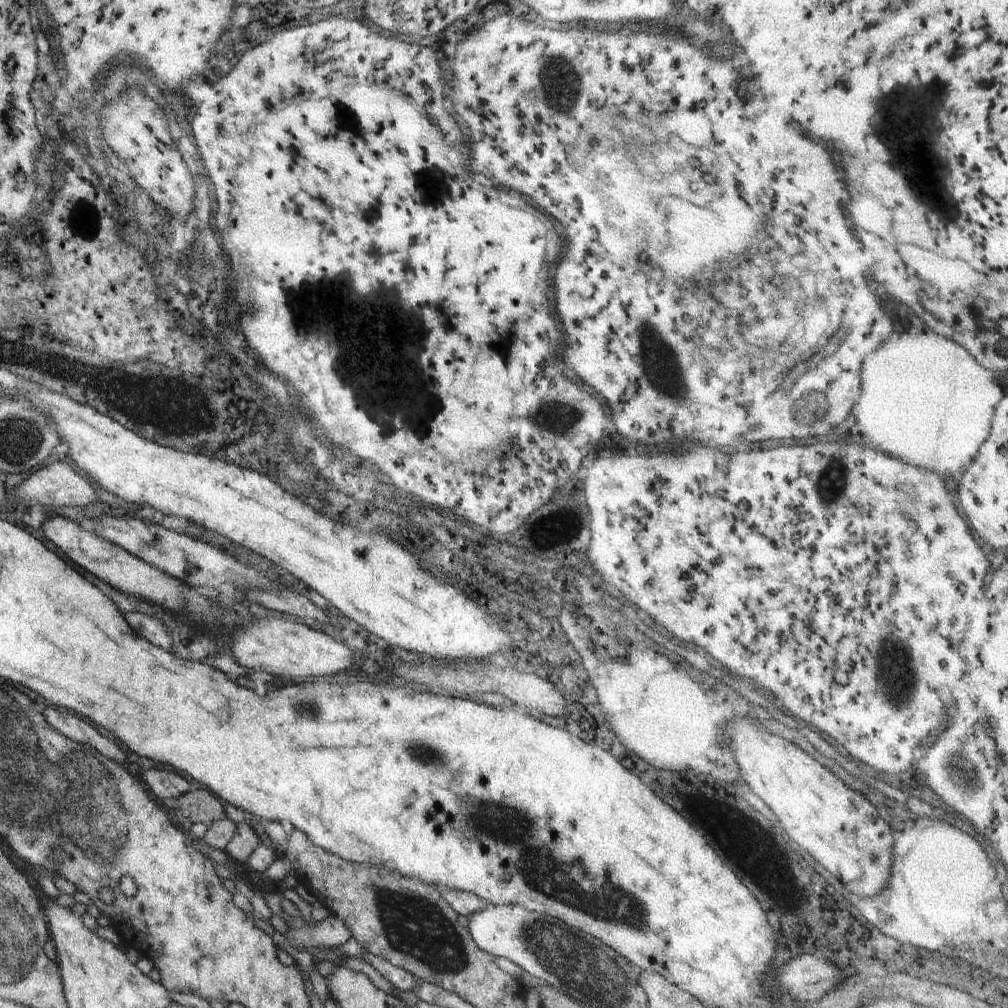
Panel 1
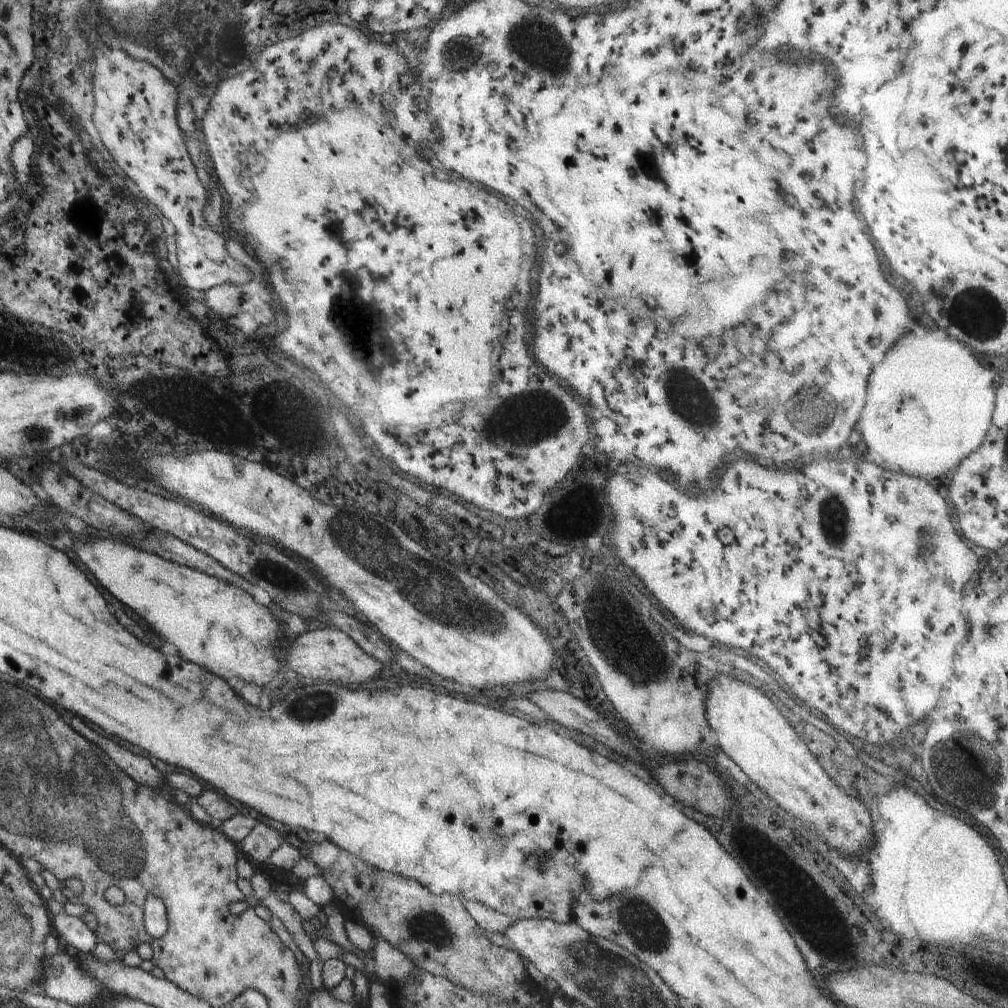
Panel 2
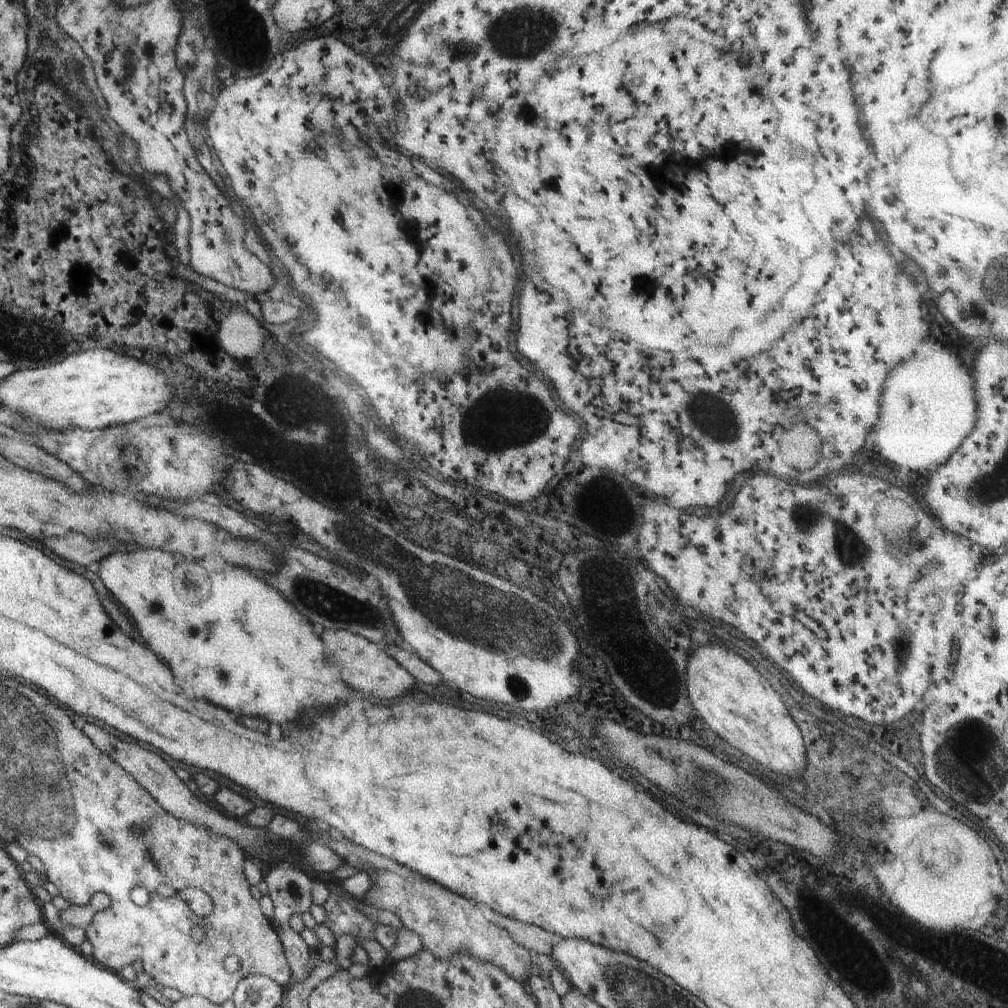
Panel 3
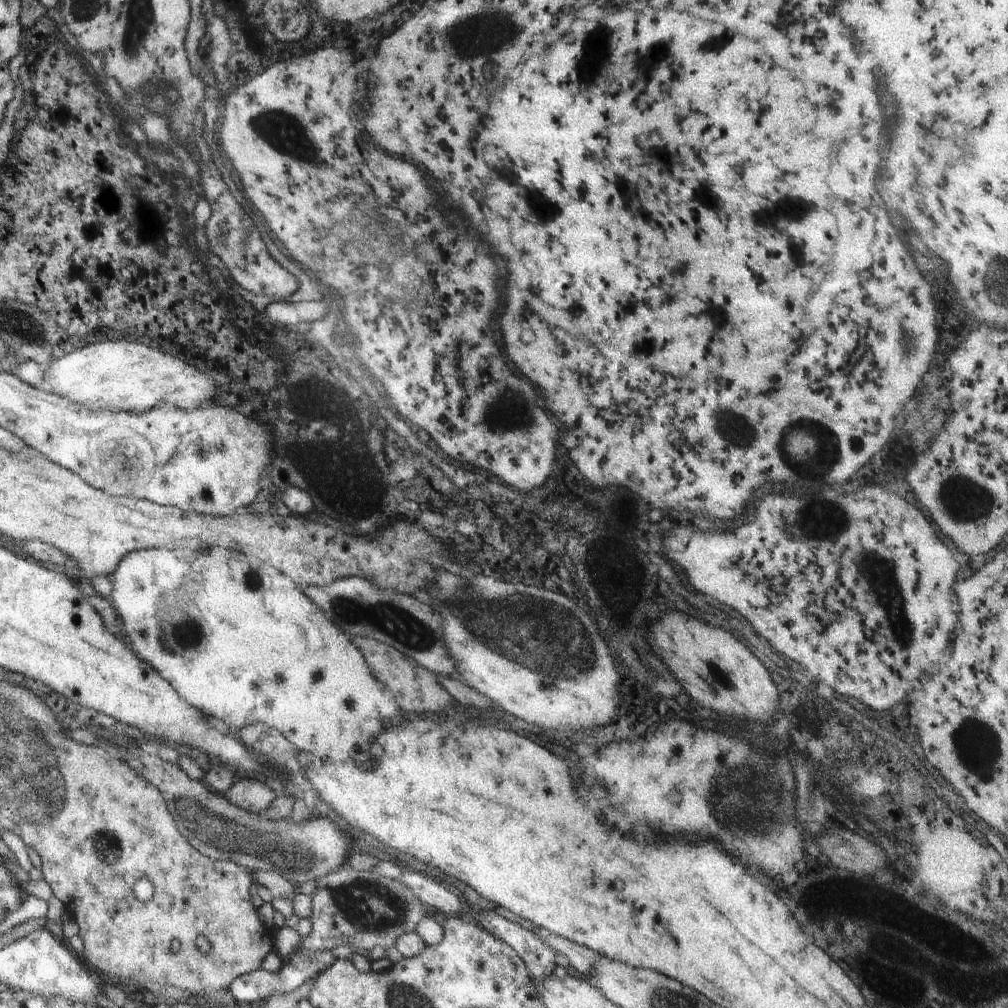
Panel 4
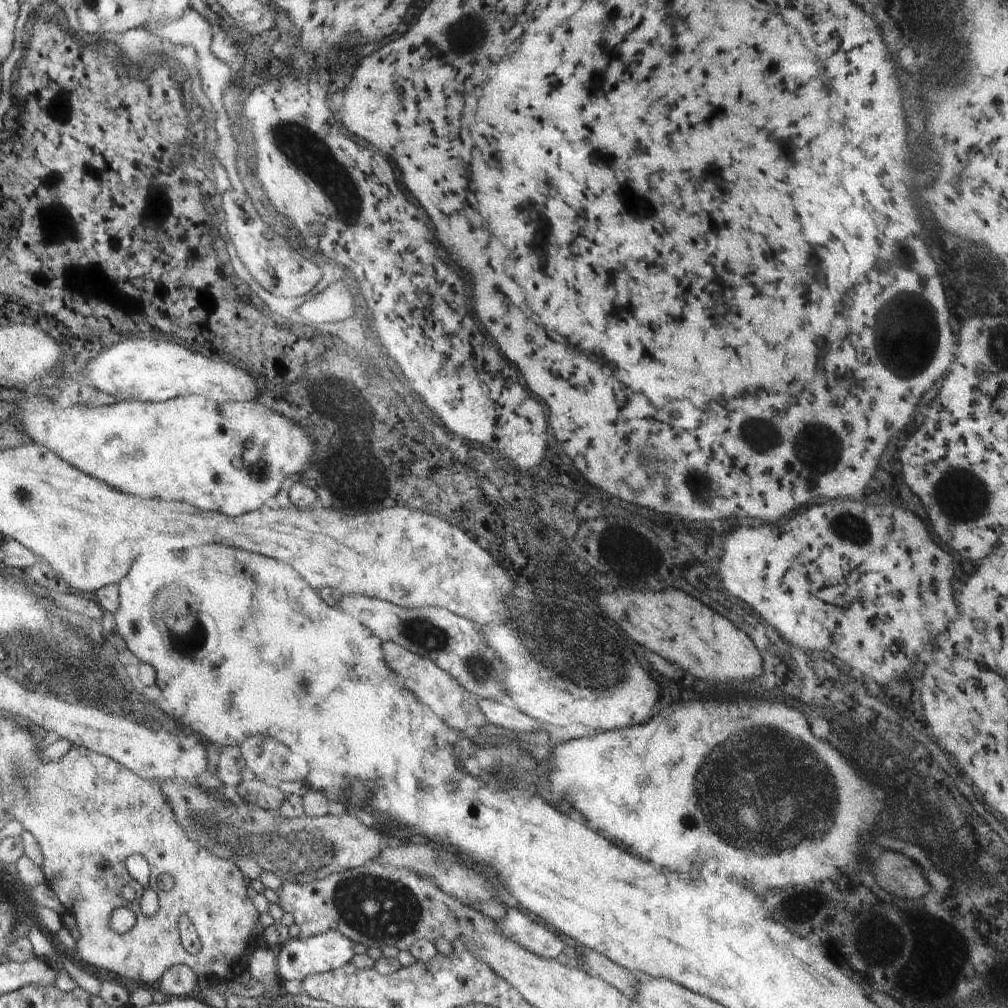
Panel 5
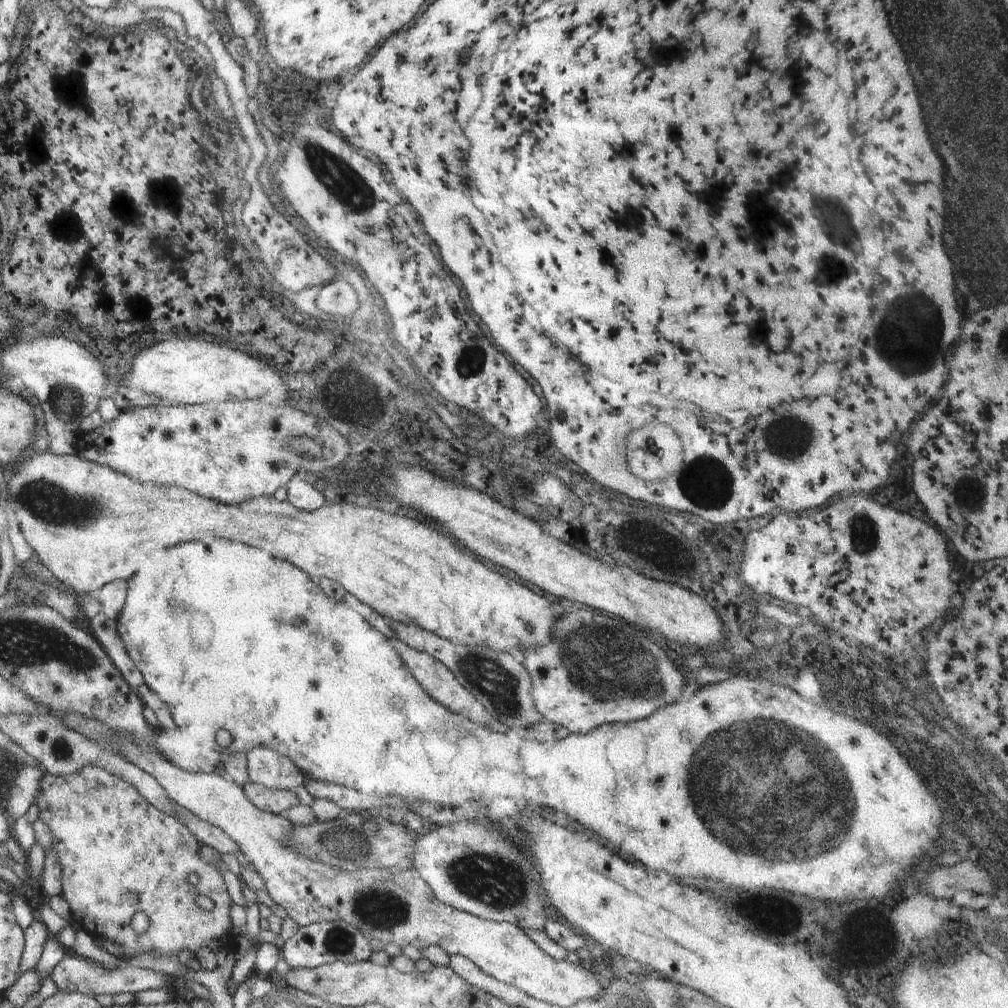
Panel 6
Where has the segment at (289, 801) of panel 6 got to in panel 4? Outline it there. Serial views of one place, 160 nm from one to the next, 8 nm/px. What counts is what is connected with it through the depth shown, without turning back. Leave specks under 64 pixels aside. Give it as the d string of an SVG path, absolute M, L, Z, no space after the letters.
M240 776L228 789L228 801L244 810L261 813L276 798L274 789L254 776Z

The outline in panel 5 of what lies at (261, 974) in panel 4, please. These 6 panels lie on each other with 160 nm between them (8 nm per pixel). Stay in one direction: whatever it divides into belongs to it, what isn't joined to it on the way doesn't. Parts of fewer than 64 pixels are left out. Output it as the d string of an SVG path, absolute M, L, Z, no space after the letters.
M336 929L309 936L305 939L290 939L276 949L277 972L282 980L302 980L309 974L331 971L351 962L354 941Z

